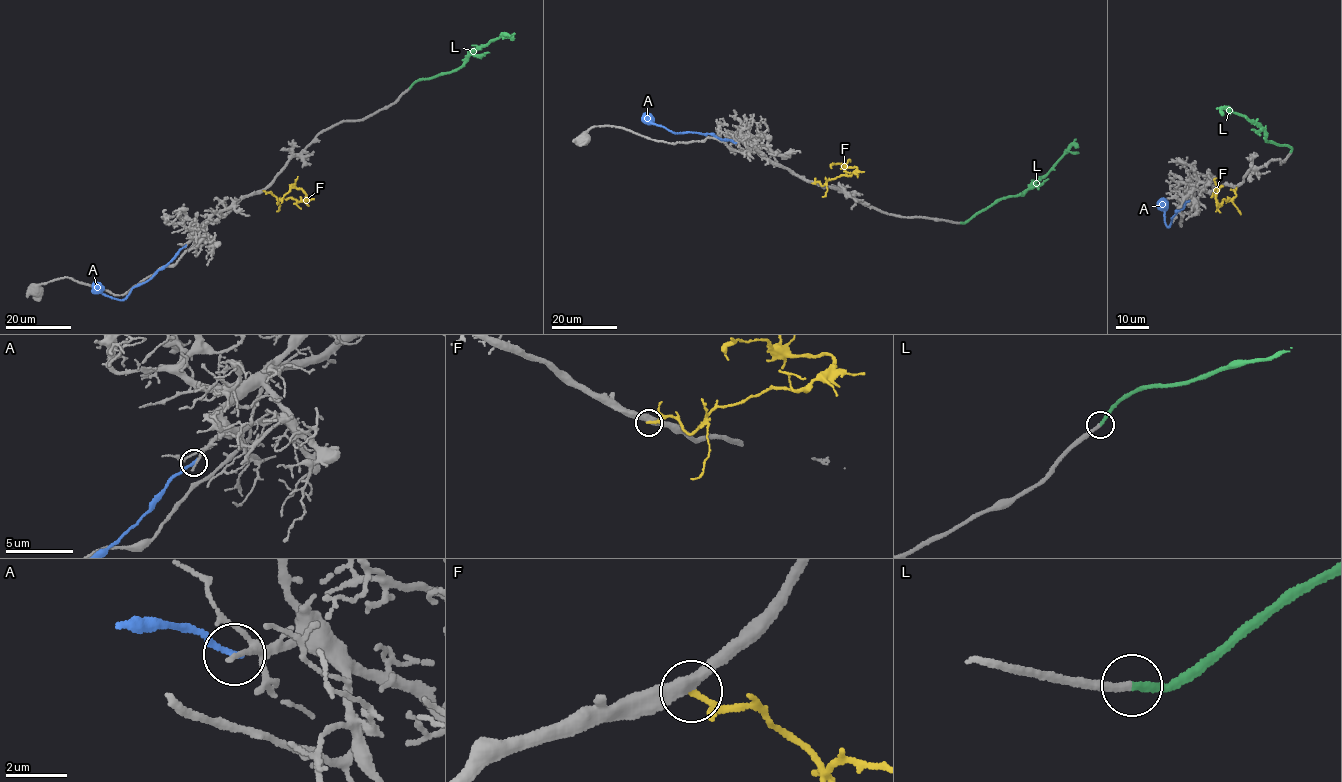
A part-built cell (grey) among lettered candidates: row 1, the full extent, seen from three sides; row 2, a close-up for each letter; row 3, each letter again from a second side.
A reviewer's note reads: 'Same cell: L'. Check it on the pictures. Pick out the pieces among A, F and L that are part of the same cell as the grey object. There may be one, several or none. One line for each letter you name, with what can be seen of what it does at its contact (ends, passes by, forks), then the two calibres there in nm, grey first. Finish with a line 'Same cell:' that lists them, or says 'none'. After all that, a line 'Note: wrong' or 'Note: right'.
L: it ends; calibres 280 and 260 nm
Same cell: L
Note: right

